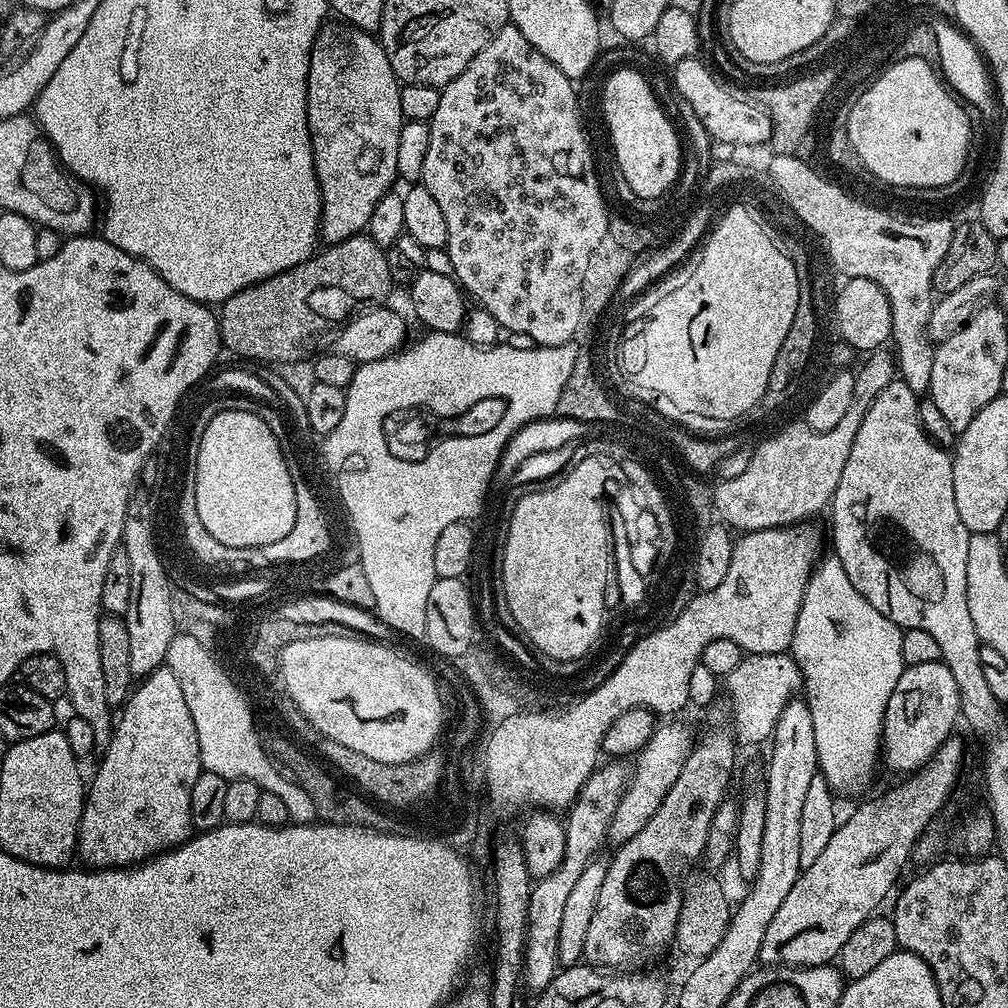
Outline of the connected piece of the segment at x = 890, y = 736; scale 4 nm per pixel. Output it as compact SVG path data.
M922 662L922 666L907 666L905 667L902 678L898 678L898 686L894 686L894 694L890 694L890 702L886 706L886 714L884 715L884 734L882 737L882 760L886 765L889 764L896 772L904 772L900 774L911 774L917 772L925 762L932 759L932 755L938 750L938 746L942 746L942 742L946 742L948 736L953 735L952 728L961 719L960 715L960 699L958 698L958 685L954 682L954 674L948 668L948 665L943 662Z

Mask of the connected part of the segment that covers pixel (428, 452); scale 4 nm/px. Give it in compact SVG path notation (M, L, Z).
M480 396L480 400L472 400L472 404L468 404L468 408L460 408L460 412L436 412L436 408L432 408L432 404L410 404L402 410L398 410L394 414L388 412L388 424L394 424L396 426L396 434L400 434L406 426L412 430L408 430L406 438L410 436L410 440L406 440L408 444L400 446L398 450L400 452L394 452L390 446L392 446L392 440L388 442L388 436L384 434L386 438L386 444L383 444L388 448L392 460L396 460L396 464L406 464L406 465L416 465L428 463L428 460L431 460L433 452L436 452L436 448L443 447L446 443L451 443L453 440L480 440L480 436L488 436L488 432L496 432L496 428L500 428L500 420L504 420L504 416L508 416L508 404L512 404L512 400L508 400L508 396Z

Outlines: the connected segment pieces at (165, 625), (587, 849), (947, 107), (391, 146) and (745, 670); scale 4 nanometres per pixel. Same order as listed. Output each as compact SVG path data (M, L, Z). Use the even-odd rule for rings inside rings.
M138 512L126 516L122 547L130 560L130 602L122 616L130 633L130 670L133 677L143 678L165 663L170 642L178 633L172 609L174 588L166 564L158 555L154 533L141 526Z
M624 762L601 763L595 772L586 778L576 801L567 809L563 821L566 834L566 854L564 861L549 876L541 876L533 883L528 899L528 937L524 939L524 968L522 971L523 987L528 987L533 994L539 994L550 986L561 967L558 958L558 930L562 926L562 913L566 907L566 898L570 890L582 878L582 870L597 855L600 844L609 835L611 820L618 808L619 800L628 788L630 768ZM568 816L568 820L567 820Z
M903 57L889 63L863 91L848 112L846 127L859 158L877 181L892 184L897 190L900 187L946 186L946 182L958 178L971 145L970 123L933 65L918 58Z
M325 22L320 27L320 32L316 35L316 41L312 44L310 66L308 67L308 129L312 139L316 177L320 183L320 236L325 245L337 244L339 240L345 240L363 233L367 229L370 214L374 214L374 206L378 206L378 202L395 185L392 183L397 183L398 134L406 122L402 114L402 102L400 101L402 84L401 81L397 80L394 70L390 66L390 58L386 58L386 50L380 45L379 39L373 33L364 32L360 28L353 28L351 24L335 23Z
M789 653L745 655L737 669L724 678L724 690L727 690L732 704L732 730L737 743L742 746L765 743L775 732L782 710L802 687L800 667Z

